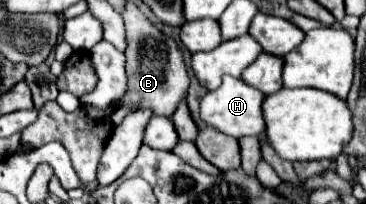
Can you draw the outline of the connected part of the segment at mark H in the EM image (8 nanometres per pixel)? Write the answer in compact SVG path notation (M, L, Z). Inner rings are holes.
M224 75L222 85L216 91L210 91L202 97L200 101L200 119L210 125L216 127L218 131L230 135L230 137L246 137L246 135L260 135L264 133L264 119L262 119L262 99L264 95L260 91L256 91L254 87L248 87L242 79L234 79Z

